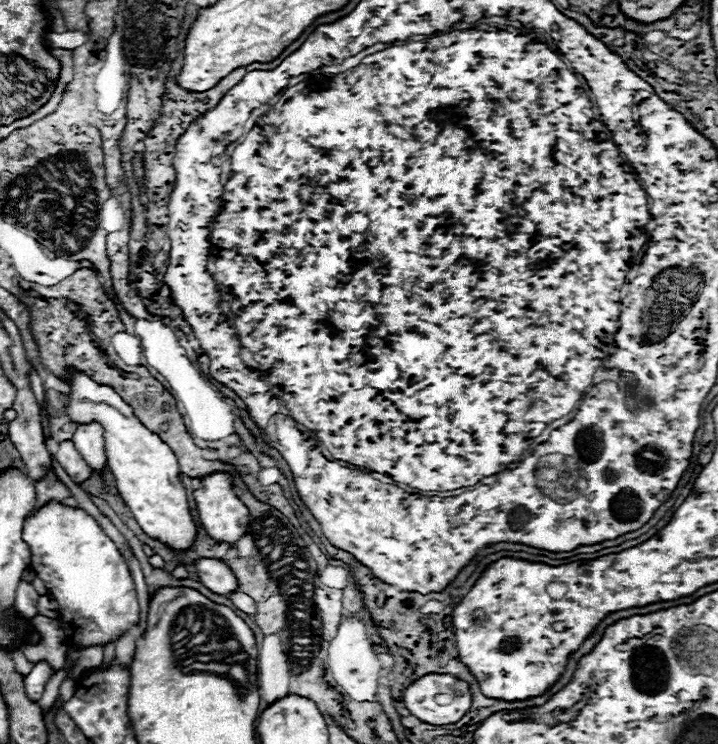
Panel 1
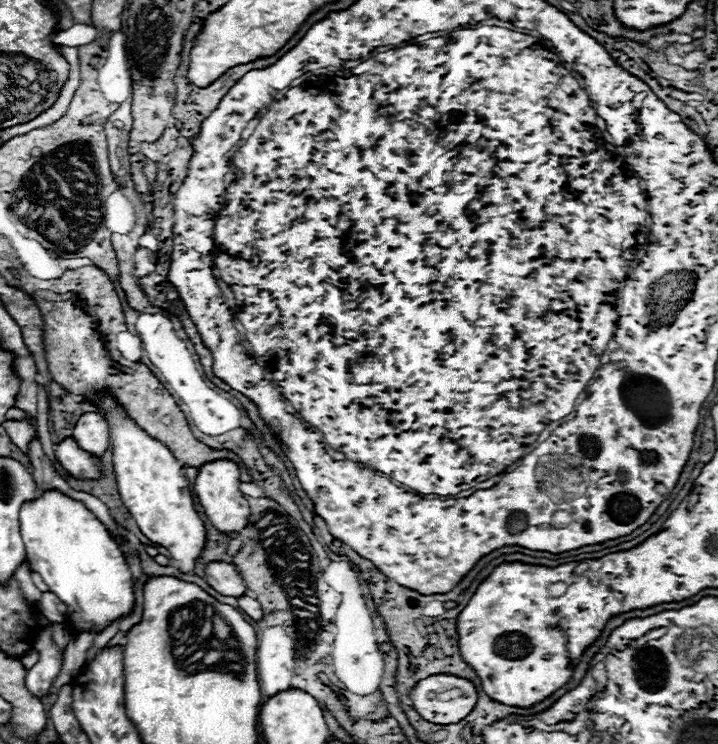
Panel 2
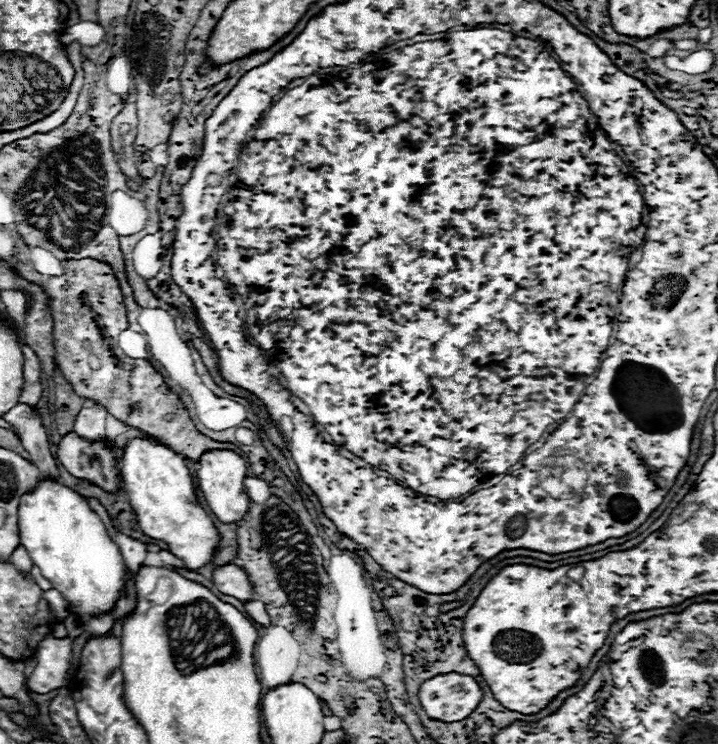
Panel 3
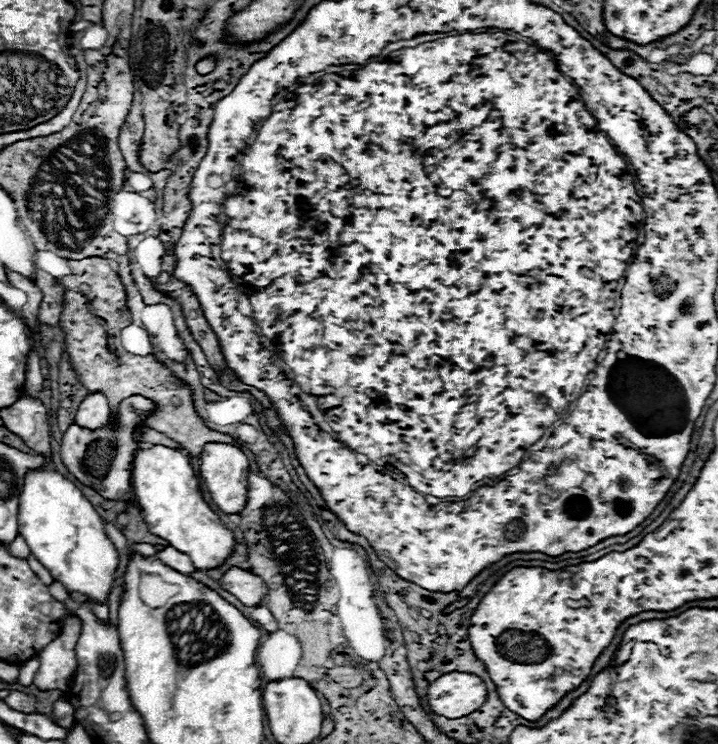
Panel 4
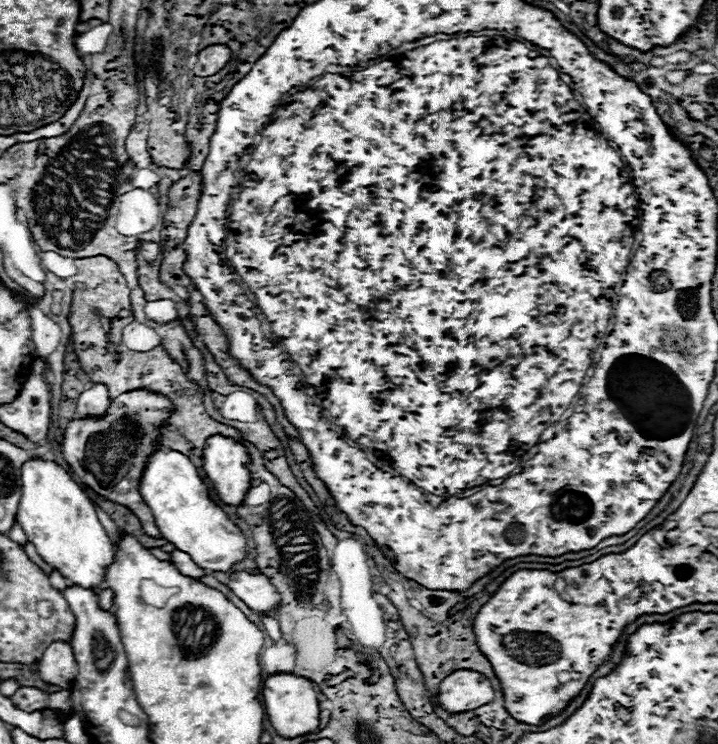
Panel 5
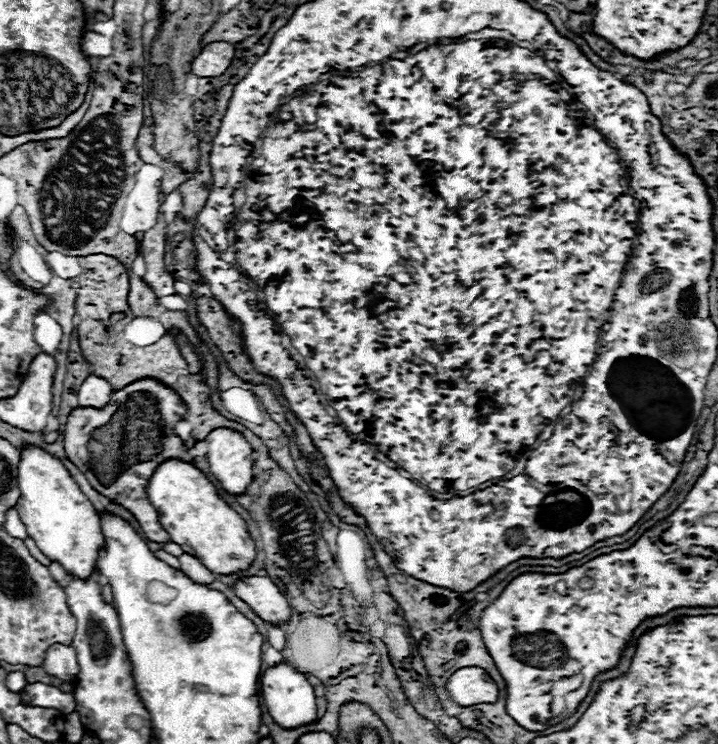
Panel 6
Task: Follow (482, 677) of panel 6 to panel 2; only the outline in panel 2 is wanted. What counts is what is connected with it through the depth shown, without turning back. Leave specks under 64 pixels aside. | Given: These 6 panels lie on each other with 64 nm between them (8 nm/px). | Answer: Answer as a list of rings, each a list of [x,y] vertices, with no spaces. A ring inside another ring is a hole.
[[[428,676],[410,694],[420,716],[434,724],[456,724],[478,702],[476,686],[460,676]]]

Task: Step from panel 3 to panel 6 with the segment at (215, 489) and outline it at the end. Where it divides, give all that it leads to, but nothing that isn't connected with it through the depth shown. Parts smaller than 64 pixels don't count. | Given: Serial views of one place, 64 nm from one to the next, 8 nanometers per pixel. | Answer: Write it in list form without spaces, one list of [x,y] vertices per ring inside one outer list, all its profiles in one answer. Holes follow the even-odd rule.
[[[216,428],[206,438],[212,474],[228,494],[242,494],[252,480],[252,446],[232,428]]]

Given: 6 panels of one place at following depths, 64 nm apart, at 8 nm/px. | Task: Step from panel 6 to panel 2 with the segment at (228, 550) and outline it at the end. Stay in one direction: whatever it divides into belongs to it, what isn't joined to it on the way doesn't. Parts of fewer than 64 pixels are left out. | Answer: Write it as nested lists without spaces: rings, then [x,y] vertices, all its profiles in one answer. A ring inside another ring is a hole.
[[[112,400],[104,402],[102,414],[116,424],[116,430],[110,434],[114,448],[112,462],[124,506],[134,516],[142,534],[152,542],[162,544],[170,552],[176,568],[182,572],[194,570],[196,560],[202,556],[206,546],[206,524],[200,518],[200,512],[194,508],[192,490],[178,458],[162,442],[148,436],[130,418],[116,410]]]

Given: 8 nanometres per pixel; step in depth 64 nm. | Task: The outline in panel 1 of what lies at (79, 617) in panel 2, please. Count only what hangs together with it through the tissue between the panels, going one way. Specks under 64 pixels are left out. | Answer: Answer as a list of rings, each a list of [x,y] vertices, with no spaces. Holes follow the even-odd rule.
[[[50,500],[24,520],[22,540],[30,548],[30,568],[60,604],[60,622],[72,644],[106,644],[138,622],[138,598],[132,574],[100,524],[82,508]]]

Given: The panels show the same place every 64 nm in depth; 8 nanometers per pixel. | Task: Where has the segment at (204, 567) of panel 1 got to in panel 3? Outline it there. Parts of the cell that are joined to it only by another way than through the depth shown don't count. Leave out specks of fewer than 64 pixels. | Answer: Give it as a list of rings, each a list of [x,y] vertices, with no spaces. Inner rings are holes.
[[[234,564],[218,568],[214,572],[214,584],[222,594],[234,596],[242,602],[252,600],[252,582],[250,582],[248,574],[242,568],[234,566]]]

